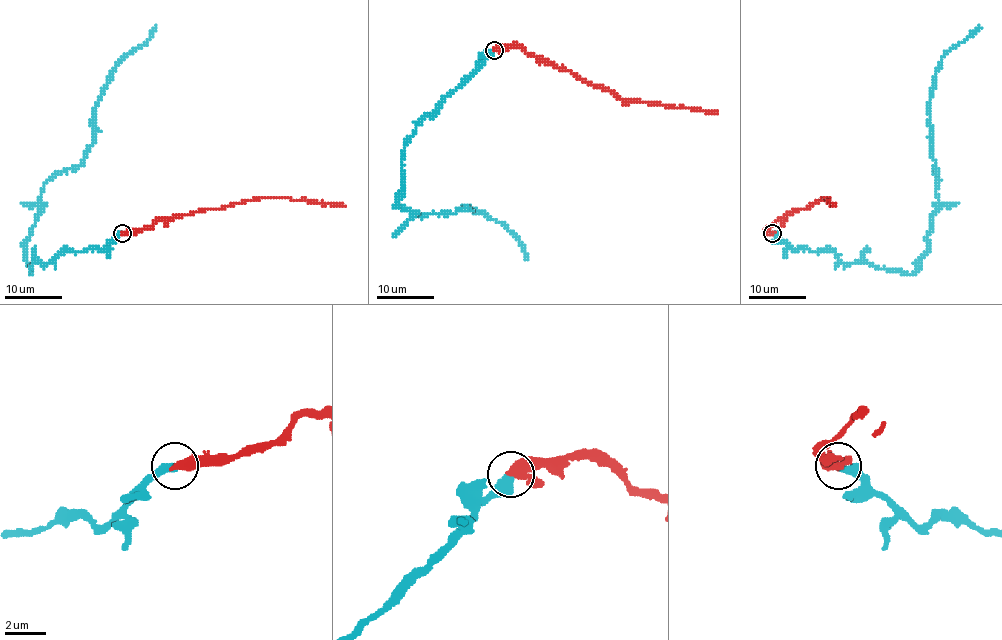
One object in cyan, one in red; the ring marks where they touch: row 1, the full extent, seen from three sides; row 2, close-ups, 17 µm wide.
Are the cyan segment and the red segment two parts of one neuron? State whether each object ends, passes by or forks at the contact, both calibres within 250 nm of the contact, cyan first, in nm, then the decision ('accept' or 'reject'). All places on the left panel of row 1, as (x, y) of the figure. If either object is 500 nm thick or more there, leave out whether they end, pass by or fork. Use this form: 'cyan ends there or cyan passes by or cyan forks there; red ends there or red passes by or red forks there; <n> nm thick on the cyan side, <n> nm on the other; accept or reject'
cyan ends there; red passes by; 440 nm thick on the cyan side, 400 nm on the other; accept

